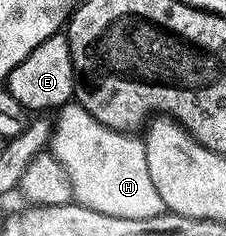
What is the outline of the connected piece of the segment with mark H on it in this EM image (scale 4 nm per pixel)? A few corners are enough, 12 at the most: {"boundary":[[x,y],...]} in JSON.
{"boundary":[[75,101],[49,149],[76,204],[117,219],[166,212],[138,136]]}

